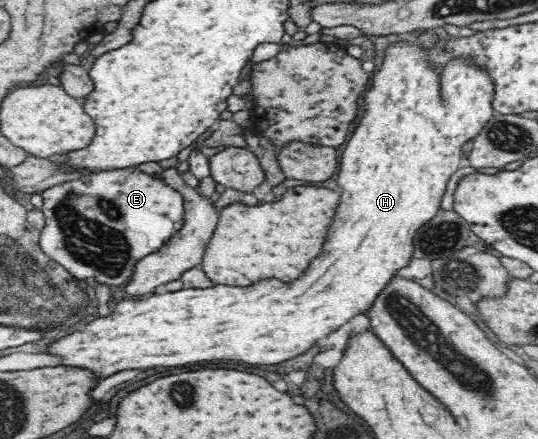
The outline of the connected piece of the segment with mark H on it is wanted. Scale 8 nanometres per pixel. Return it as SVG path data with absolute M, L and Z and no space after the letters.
M424 29L414 43L399 41L389 46L386 50L382 66L375 72L375 76L371 78L373 81L371 88L363 94L365 114L359 120L359 125L354 130L349 142L347 142L347 146L343 150L344 153L340 158L340 172L337 184L340 190L341 202L337 207L335 220L333 220L333 224L331 224L331 228L327 232L327 238L325 238L325 244L323 244L323 252L315 260L309 262L309 268L305 270L305 276L293 280L289 284L279 282L275 278L267 278L267 280L261 280L261 282L257 282L257 284L253 284L249 288L239 288L239 286L235 288L235 286L219 284L219 286L213 286L213 288L187 288L187 290L180 289L173 292L159 290L143 298L121 299L117 304L113 304L113 314L106 318L96 318L93 321L88 319L86 324L83 325L84 330L75 331L73 334L55 341L48 346L48 351L45 355L49 353L57 355L57 365L65 364L65 366L89 368L99 378L107 378L107 376L111 376L115 372L121 372L121 370L127 370L127 368L157 368L157 366L165 366L167 368L167 366L187 366L187 364L211 362L211 360L241 360L241 362L249 362L249 364L267 364L267 366L271 366L271 364L281 364L287 358L293 358L293 356L299 356L299 354L307 352L311 346L317 344L319 338L325 338L327 334L335 332L339 326L349 322L353 316L365 314L369 310L369 306L373 306L375 296L391 282L395 272L409 264L414 252L413 236L415 236L415 232L439 212L441 198L445 194L449 178L465 163L461 148L465 148L465 142L473 140L481 132L485 123L489 122L495 113L493 109L494 84L488 75L488 69L470 64L468 58L451 58L442 72L438 72L432 66L432 60L425 59L425 55L423 55L424 52L427 54L431 48L433 50L437 40L439 40L437 35L426 33L426 29Z

